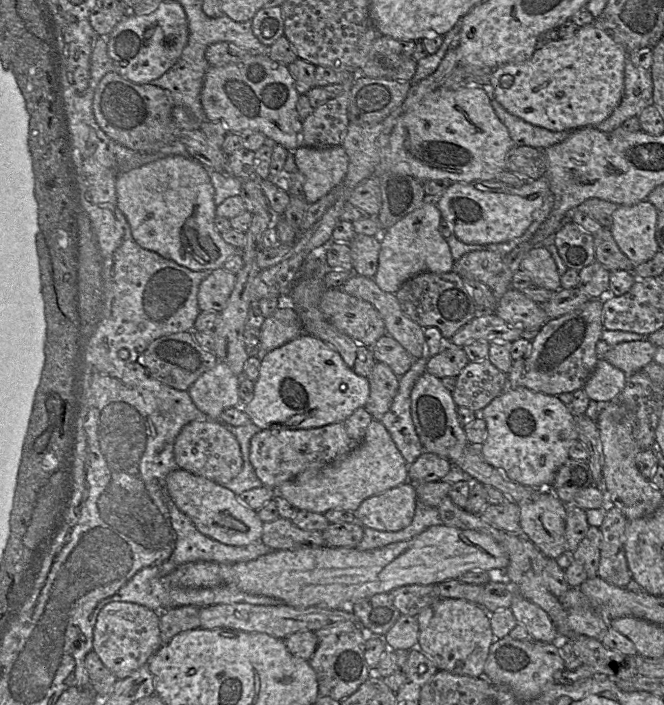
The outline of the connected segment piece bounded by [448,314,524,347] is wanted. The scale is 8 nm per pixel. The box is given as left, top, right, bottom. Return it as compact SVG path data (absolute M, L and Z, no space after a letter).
M488 314L475 317L460 328L448 341L458 347L477 340L514 342L521 338L523 332L521 329L508 325L496 314Z

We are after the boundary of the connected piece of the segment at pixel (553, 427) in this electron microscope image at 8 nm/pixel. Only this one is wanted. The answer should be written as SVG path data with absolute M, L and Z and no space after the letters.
M525 387L508 388L482 411L473 411L484 419L487 438L482 455L505 479L524 486L552 485L561 466L570 459L569 449L578 439L574 415L558 397L531 391Z

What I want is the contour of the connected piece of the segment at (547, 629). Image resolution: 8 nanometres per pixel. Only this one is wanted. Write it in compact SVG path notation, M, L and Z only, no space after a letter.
M522 595L514 597L510 610L518 624L521 624L531 634L535 641L545 643L558 642L558 630L548 613L538 605L527 600Z

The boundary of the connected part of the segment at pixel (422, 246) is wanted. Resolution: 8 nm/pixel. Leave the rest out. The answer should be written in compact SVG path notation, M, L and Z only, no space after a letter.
M425 197L422 206L403 217L383 232L374 282L385 292L396 293L408 279L424 273L448 273L453 270L454 259L447 240L439 231L441 212L435 201Z

